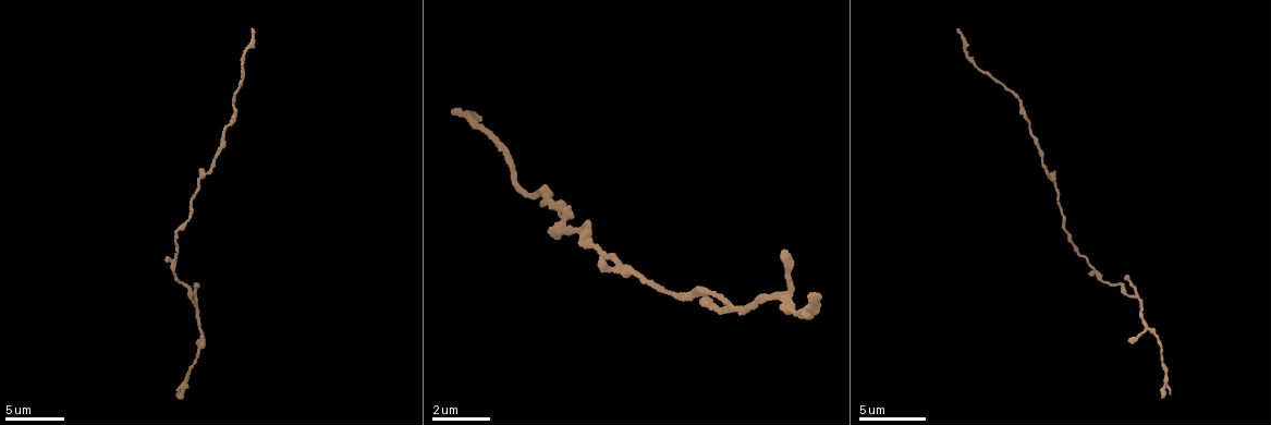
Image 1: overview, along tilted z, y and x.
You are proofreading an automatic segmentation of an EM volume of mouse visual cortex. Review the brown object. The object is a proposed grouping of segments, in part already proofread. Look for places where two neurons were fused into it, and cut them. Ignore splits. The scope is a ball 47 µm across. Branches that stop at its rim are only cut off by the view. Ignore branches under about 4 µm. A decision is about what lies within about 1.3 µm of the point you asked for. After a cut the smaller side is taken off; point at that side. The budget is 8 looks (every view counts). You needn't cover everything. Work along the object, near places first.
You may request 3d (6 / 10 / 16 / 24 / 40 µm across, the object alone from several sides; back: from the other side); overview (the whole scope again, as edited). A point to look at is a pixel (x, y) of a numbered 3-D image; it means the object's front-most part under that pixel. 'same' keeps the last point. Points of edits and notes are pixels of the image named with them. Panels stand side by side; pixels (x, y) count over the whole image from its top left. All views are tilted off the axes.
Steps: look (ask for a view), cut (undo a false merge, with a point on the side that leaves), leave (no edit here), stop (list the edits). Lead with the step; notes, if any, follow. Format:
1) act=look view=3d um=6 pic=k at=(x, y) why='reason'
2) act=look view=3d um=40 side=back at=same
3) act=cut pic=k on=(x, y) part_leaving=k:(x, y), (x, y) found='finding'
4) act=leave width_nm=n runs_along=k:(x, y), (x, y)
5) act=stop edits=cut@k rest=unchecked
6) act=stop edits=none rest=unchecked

act=look view=3d um=16 pic=1 at=(1029, 127) why='narrows sharply'

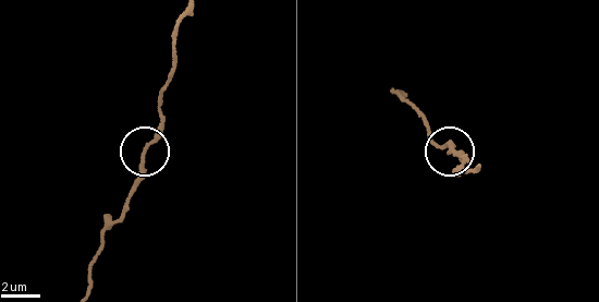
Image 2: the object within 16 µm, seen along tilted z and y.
act=look view=3d um=16 side=back pic=2 at=(451, 153)

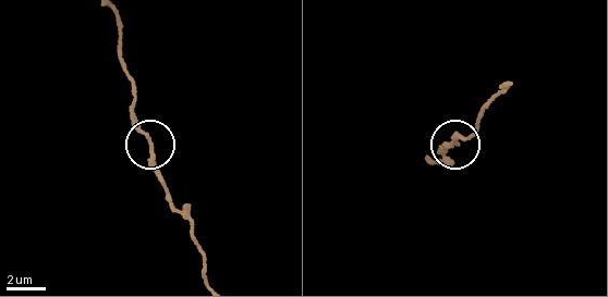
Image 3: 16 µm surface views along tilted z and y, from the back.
act=leave found='all the same neuron'

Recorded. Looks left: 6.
act=look view=3d um=10 pic=1 at=(1143, 322) why='sudden change in width'

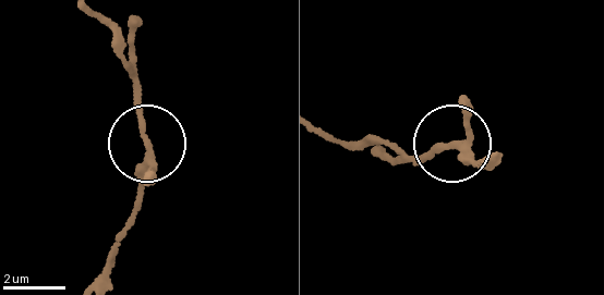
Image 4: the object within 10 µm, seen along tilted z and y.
act=leave runs_along=4:(89, 9), (113, 27), (136, 87), (146, 158), (133, 211) found='all the same neuron'

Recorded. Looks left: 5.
act=look view=3d um=16 pic=1 at=(176, 252) why='side arm on a straight run'

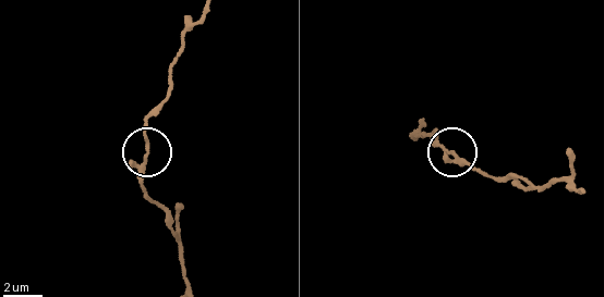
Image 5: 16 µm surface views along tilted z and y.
act=leave arms=3 found='continuous, no second neuron'

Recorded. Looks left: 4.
act=look view=3d um=6 pic=1 at=(197, 186) why='sudden change in width'

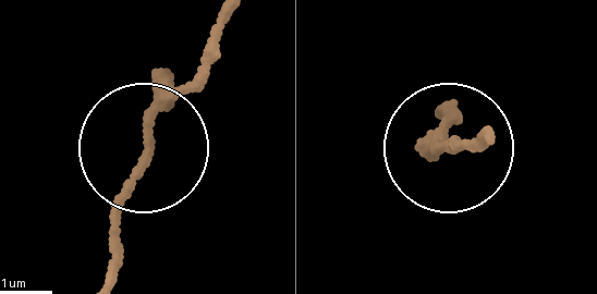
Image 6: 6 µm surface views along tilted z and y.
act=look view=3d um=6 side=back pic=6 at=(148, 153) why='from behind'

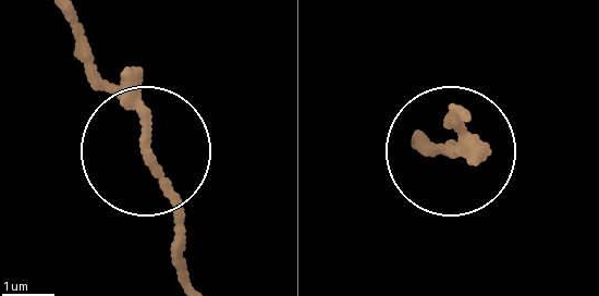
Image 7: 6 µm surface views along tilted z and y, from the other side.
act=leave runs_along=7:(180, 258), (178, 200), (85, 44) found='all the same neuron'

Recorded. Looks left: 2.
act=stop edits=none rest=unchecked

